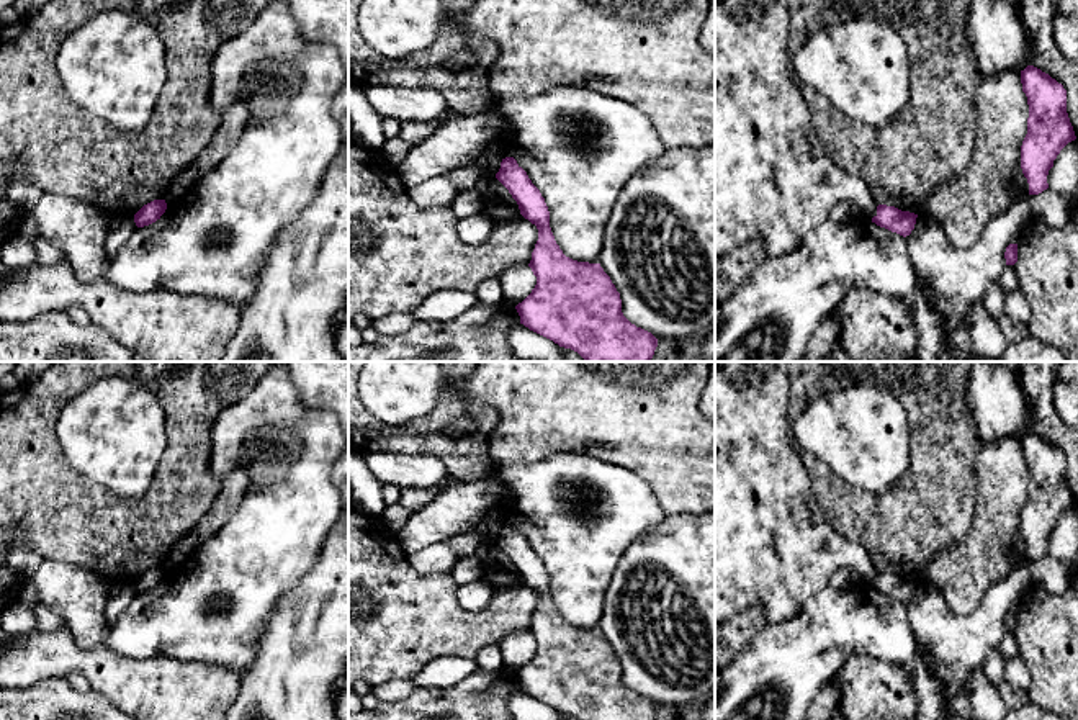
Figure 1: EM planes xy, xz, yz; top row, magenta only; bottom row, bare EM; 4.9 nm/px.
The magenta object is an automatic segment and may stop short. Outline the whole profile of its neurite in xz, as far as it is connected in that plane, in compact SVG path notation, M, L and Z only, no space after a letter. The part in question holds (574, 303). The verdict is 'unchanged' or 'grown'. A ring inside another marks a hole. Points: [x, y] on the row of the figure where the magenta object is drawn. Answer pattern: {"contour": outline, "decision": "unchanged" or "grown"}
{"contour": "M505 157L496 178L517 201L520 214L538 229L528 267L537 277L532 293L515 306L520 324L577 352L586 362L649 362L658 339L631 324L622 313L622 299L600 263L577 262L563 254L550 227L550 211L540 190L514 157Z", "decision": "unchanged"}

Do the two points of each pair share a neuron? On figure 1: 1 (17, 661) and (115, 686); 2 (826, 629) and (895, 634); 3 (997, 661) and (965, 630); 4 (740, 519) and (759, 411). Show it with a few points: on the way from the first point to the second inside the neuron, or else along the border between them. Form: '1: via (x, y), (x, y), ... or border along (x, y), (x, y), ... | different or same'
1: via (41, 661), (84, 661), (90, 668) | same
2: via (843, 629), (879, 629) | same
3: border along (998, 647), (988, 653), (982, 668) | different
4: via (740, 493), (740, 437) | same

